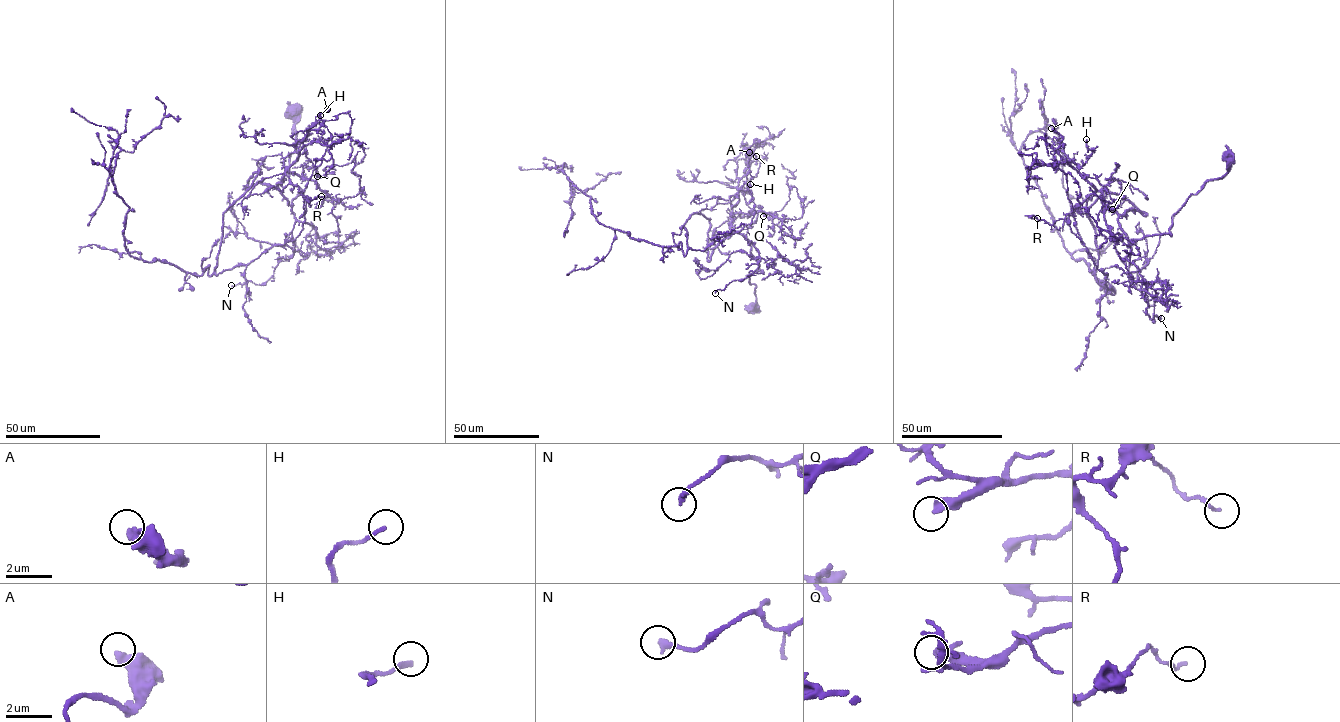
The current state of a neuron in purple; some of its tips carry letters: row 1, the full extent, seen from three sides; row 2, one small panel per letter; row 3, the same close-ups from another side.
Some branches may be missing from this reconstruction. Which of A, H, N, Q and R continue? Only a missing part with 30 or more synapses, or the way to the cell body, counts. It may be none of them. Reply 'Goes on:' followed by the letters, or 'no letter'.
Goes on: no letter

